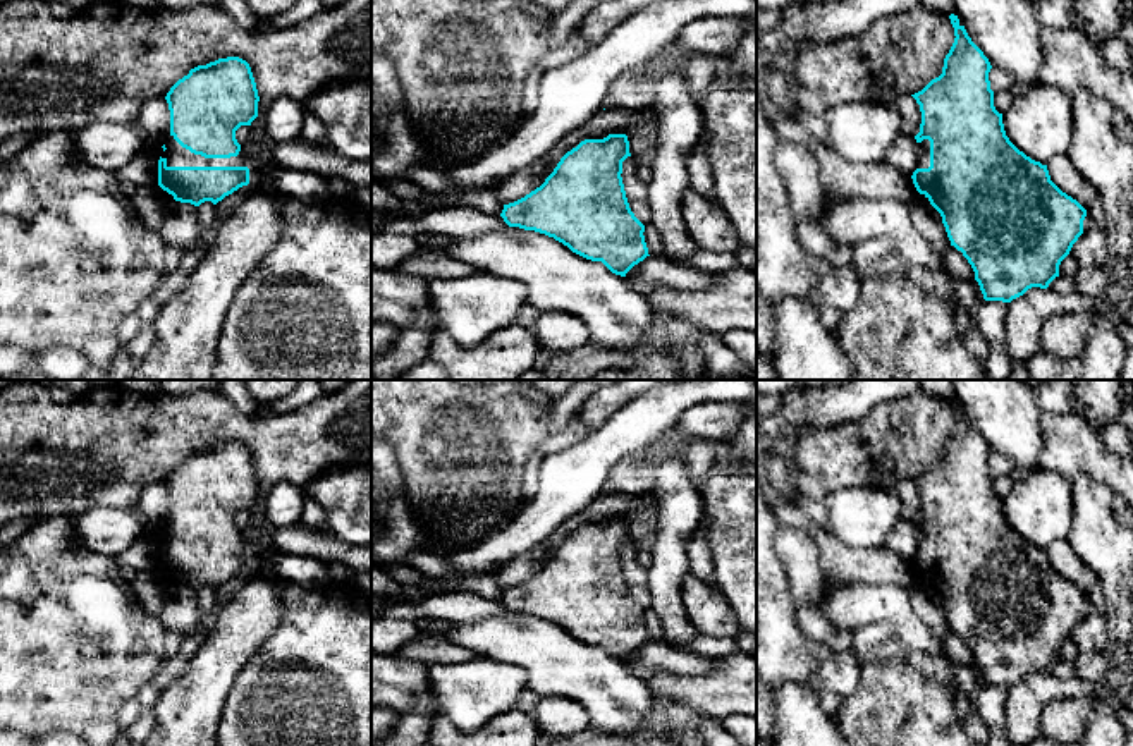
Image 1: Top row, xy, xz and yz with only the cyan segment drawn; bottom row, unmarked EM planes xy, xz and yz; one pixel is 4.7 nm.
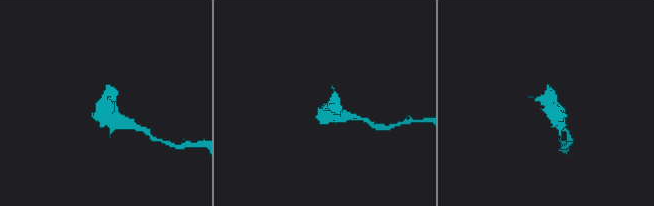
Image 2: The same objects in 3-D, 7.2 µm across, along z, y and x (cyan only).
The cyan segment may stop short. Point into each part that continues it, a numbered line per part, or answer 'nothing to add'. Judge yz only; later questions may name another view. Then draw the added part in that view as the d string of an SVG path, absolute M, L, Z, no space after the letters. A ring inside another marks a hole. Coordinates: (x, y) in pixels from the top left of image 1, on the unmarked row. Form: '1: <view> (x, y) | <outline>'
1: yz (924, 533) | M923 524L918 528L918 547L916 553L928 553L930 552L930 526Z

